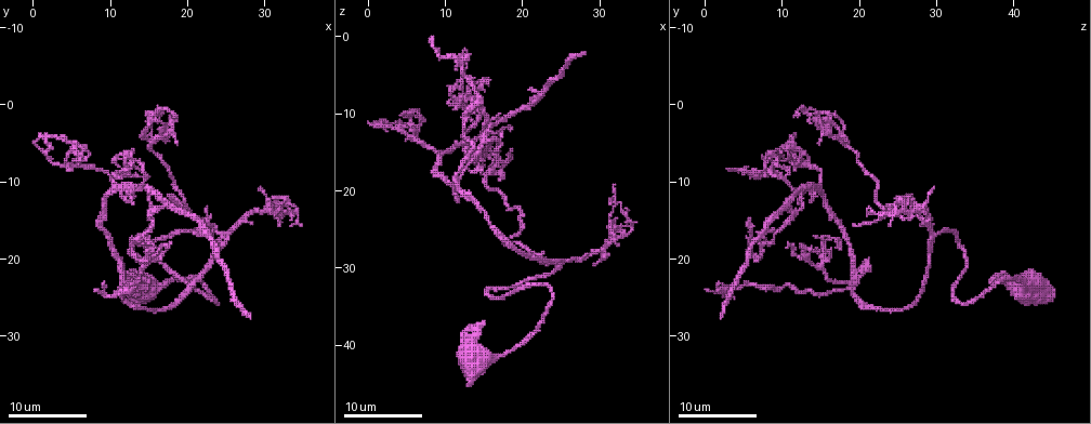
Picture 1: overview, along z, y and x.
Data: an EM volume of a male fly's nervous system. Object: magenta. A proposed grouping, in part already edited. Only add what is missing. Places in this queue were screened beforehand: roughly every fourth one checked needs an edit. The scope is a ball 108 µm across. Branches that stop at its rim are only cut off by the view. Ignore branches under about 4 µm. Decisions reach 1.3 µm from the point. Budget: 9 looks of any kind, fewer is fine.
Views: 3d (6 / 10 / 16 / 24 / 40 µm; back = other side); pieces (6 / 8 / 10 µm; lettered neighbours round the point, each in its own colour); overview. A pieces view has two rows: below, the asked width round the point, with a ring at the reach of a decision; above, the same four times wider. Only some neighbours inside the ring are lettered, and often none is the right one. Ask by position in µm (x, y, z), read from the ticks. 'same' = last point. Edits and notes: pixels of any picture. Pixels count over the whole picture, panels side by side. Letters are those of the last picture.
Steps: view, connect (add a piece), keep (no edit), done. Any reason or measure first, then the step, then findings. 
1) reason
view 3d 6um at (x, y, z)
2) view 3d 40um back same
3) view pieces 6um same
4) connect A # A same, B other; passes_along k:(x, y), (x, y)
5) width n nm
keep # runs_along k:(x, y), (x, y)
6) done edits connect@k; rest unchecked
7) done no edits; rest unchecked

thin end
view pieces 8um at (22.5, 13.5, 28.5)

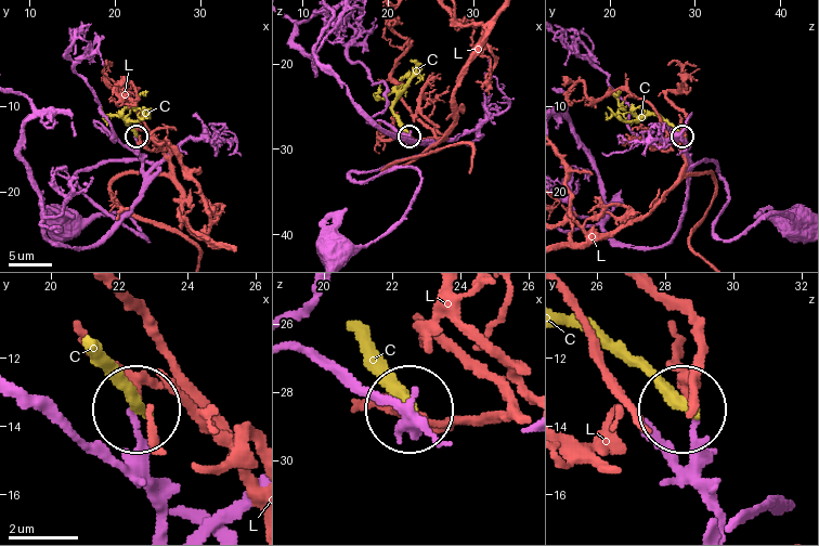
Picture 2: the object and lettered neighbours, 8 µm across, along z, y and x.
width 160 nm
keep # C other, L other; runs_along 2:(164, 520), (137, 410); none of them fits

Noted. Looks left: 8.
an open end
view 3d 6um at (18.0, 18.5, 11.0)

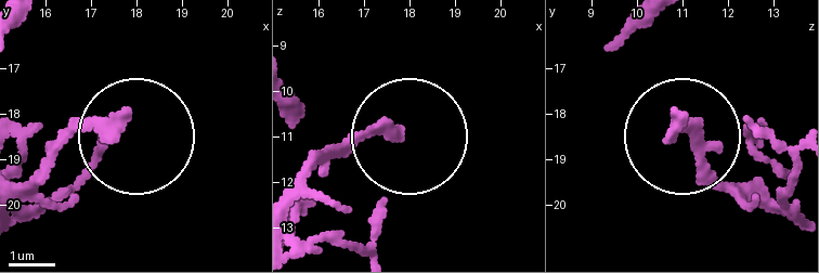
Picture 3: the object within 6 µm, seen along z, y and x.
what lies round it
view pieces 10um at (17.80, 18.00, 10.90)

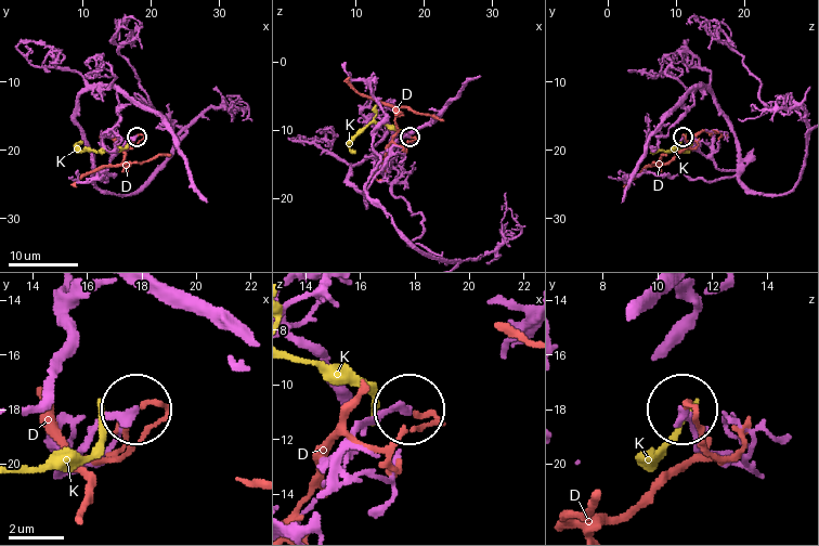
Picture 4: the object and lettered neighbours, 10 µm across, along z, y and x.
keep # D other, K other; runs_along 4:(328, 475), (363, 426), (391, 412), (410, 412); none of them fits

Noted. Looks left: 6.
end of a long branch
view pieces 10um at (8.5, 24.0, 0.0)

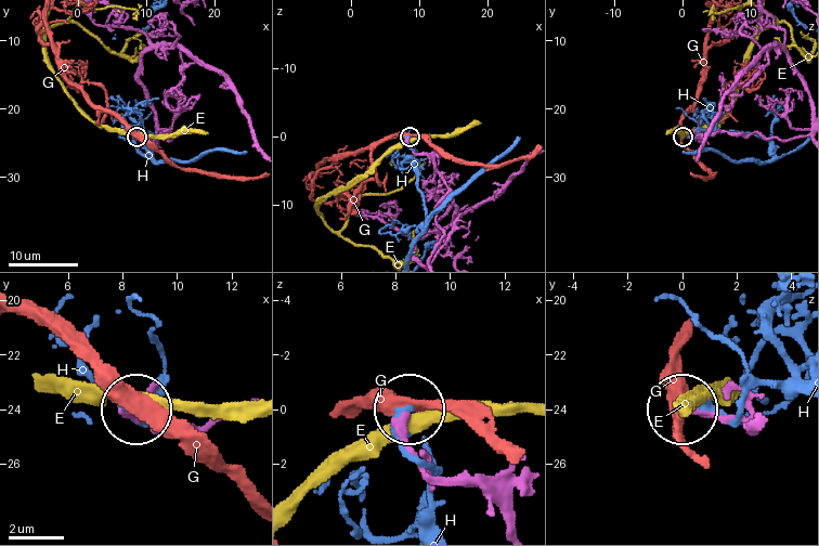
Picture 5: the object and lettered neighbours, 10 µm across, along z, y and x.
keep # E other, G other, H other; runs_along 5:(512, 528), (478, 489), (429, 472), (410, 444), (407, 412); no lettered piece goes on from it

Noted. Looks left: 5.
branch stops here
view pieces 10um at (20.5, 16.5, 7.0)

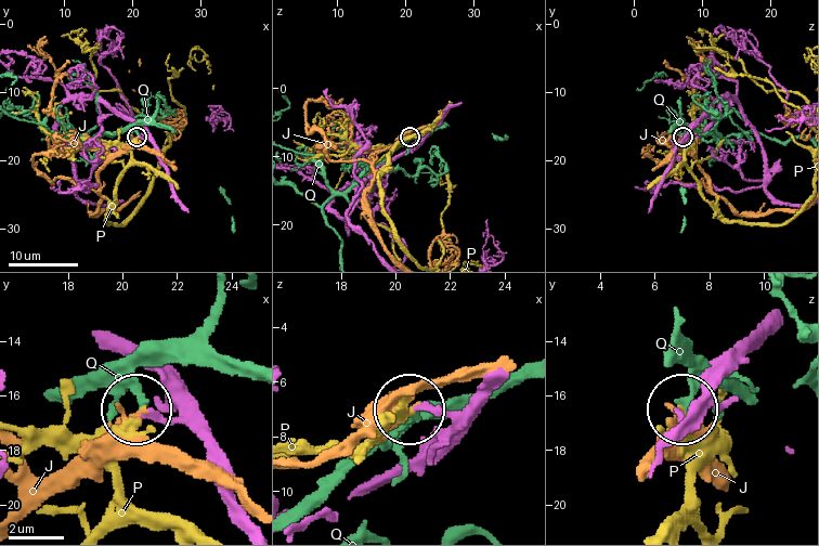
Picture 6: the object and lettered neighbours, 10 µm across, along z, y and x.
keep # J other, P other, Q other; no lettered piece goes on from it

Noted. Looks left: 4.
done no edits; rest unchecked

